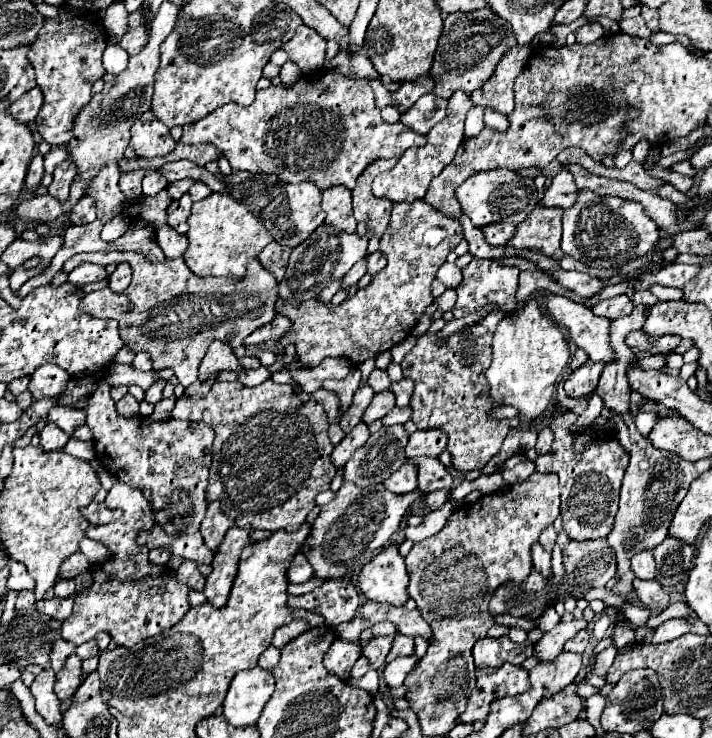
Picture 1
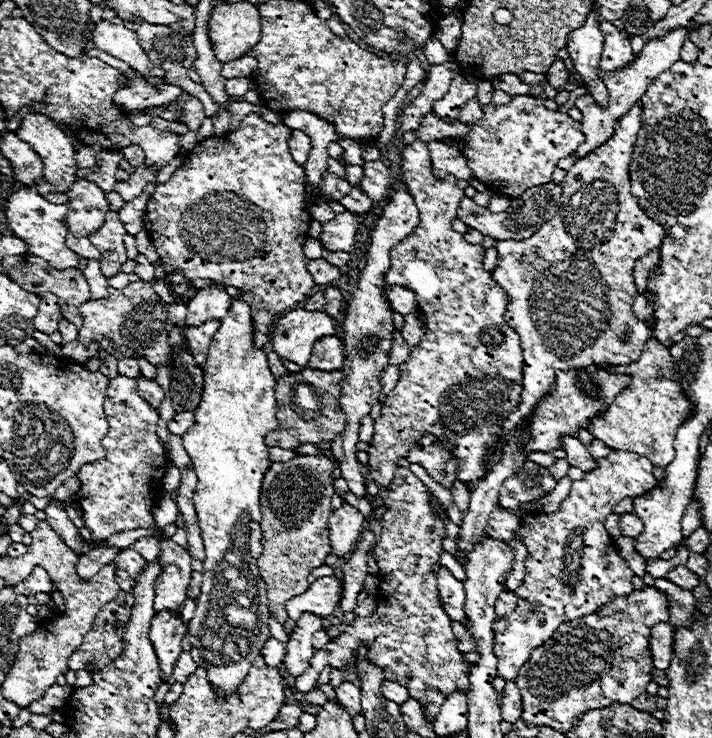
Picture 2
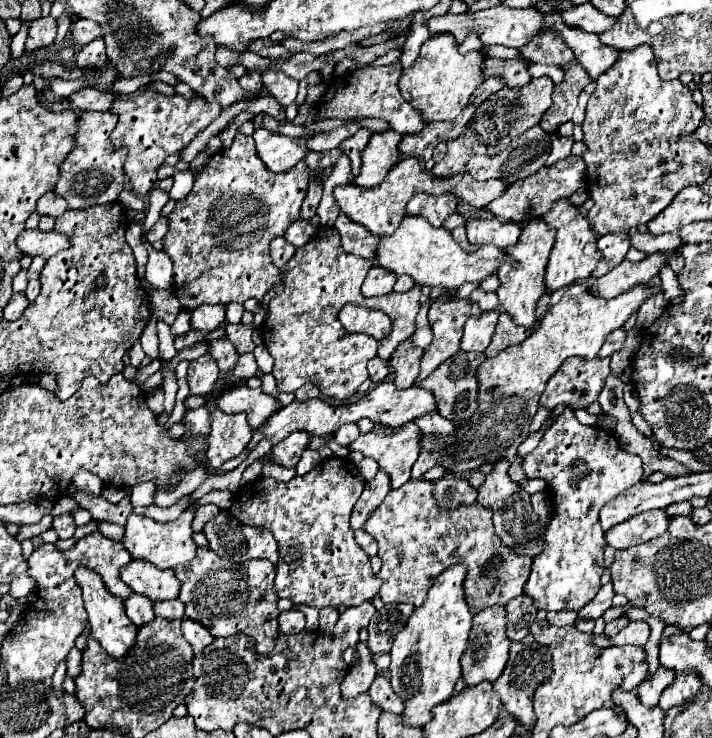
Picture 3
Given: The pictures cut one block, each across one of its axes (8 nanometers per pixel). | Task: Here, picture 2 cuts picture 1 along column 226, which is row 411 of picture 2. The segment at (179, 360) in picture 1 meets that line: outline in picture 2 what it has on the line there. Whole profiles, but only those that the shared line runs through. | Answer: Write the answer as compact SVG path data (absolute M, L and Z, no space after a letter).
M304 368L302 372L288 372L286 376L276 380L276 400L278 400L278 432L270 432L264 438L268 448L278 446L284 450L296 448L304 442L322 444L334 440L344 426L346 414L340 406L340 384L342 384L342 370L338 372L324 372L324 370L310 370Z

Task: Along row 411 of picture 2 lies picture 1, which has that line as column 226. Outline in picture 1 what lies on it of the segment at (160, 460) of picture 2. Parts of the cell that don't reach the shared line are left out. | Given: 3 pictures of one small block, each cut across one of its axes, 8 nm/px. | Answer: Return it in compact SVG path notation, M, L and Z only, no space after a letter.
M320 70L320 72L304 74L304 76L302 76L294 86L290 86L290 88L286 88L284 84L278 84L278 86L270 86L270 88L266 88L266 90L258 90L258 92L256 92L256 100L254 100L250 106L224 104L224 106L216 108L214 112L210 112L208 116L200 118L198 122L186 124L180 142L184 142L184 144L210 142L210 144L214 144L216 148L224 148L224 154L226 154L226 158L228 158L228 162L230 162L230 166L232 166L234 170L250 170L250 172L264 172L264 174L276 172L276 174L282 176L282 180L286 180L286 182L296 184L296 182L312 180L312 182L316 182L316 186L318 186L320 190L328 190L328 188L338 186L338 184L342 184L342 186L346 186L346 188L354 188L356 178L358 178L372 162L376 162L376 160L388 160L388 158L400 158L408 148L412 148L412 146L424 146L424 144L426 144L426 136L414 132L412 128L408 128L408 126L402 124L402 122L394 122L394 124L384 122L382 116L380 116L380 108L378 108L378 104L376 104L376 100L374 100L374 92L372 92L372 88L370 88L370 84L368 84L366 80L352 80L352 78L348 78L348 76L334 74L334 72L330 72L330 70Z

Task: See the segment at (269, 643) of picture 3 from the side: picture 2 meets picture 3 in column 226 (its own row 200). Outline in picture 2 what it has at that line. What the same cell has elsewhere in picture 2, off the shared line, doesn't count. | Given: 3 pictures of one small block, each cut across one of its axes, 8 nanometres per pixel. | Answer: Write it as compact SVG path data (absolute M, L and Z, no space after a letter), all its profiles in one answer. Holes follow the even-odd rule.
M640 102L620 118L618 128L608 140L590 152L588 156L580 158L564 178L564 196L560 204L560 212L548 220L532 238L528 240L502 240L496 242L498 262L492 270L494 282L508 294L510 306L506 312L506 322L518 332L522 354L524 354L524 392L518 410L508 416L504 422L504 434L510 434L526 416L530 416L532 408L538 404L540 398L548 396L550 384L556 380L558 370L582 368L590 364L632 364L640 360L642 348L650 338L648 324L634 316L632 304L638 296L634 286L632 268L638 258L646 252L660 246L662 238L666 236L664 228L650 220L644 210L638 206L638 200L630 192L630 178L628 166L632 156L632 146L636 134L642 126L640 120L642 108ZM628 336L628 342L622 338Z

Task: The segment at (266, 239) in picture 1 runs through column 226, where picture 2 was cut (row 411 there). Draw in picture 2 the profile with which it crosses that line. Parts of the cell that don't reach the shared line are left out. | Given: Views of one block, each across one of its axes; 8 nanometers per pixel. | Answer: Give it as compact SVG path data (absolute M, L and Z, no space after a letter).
M234 302L228 314L220 320L220 328L210 344L208 360L204 364L204 392L202 402L194 410L196 424L182 436L184 450L188 452L192 466L198 476L198 488L194 494L194 508L198 512L198 522L202 528L202 540L206 550L204 560L204 582L202 592L196 602L194 618L188 626L188 636L192 642L190 656L202 668L208 668L208 680L214 684L220 696L228 696L242 684L252 662L260 654L264 642L270 638L268 628L268 600L264 580L256 566L256 554L260 556L260 486L264 472L270 468L268 448L264 446L264 436L278 428L276 418L276 398L274 386L276 376L270 372L268 358L264 350L254 346L254 324L252 310L246 302Z

